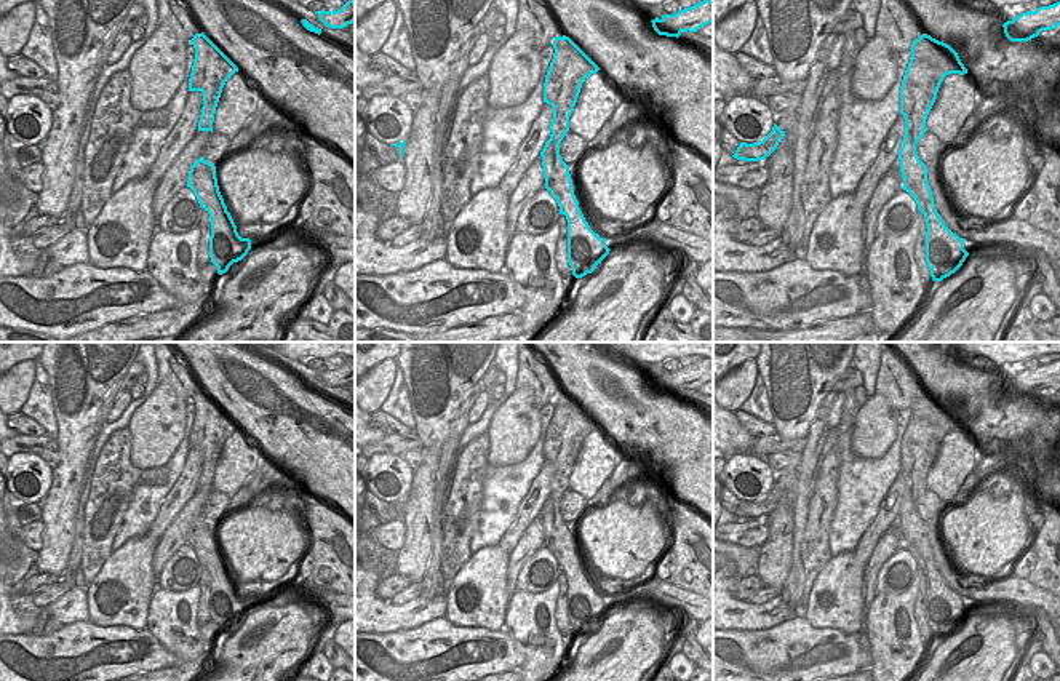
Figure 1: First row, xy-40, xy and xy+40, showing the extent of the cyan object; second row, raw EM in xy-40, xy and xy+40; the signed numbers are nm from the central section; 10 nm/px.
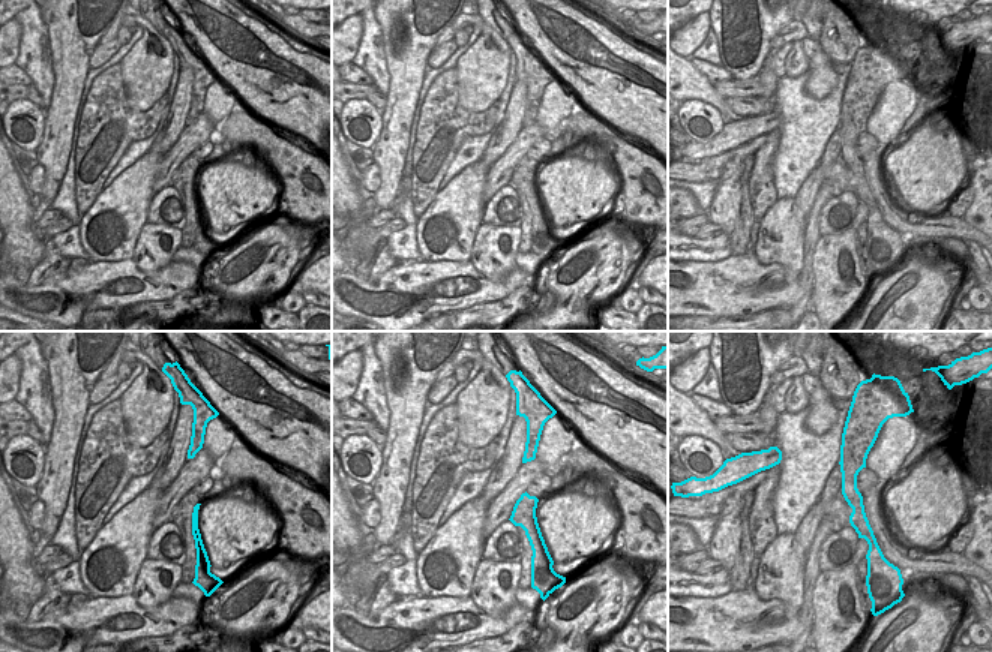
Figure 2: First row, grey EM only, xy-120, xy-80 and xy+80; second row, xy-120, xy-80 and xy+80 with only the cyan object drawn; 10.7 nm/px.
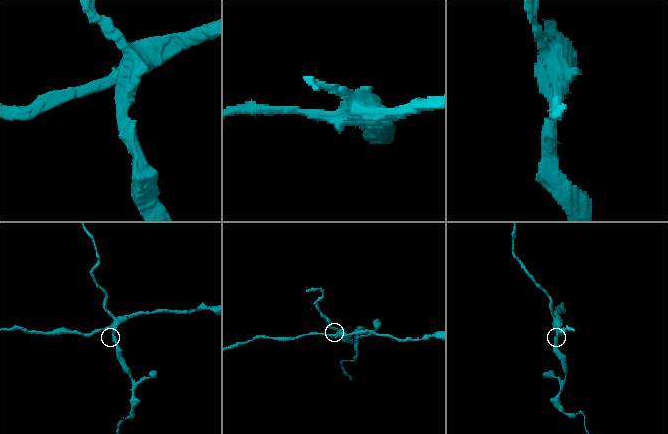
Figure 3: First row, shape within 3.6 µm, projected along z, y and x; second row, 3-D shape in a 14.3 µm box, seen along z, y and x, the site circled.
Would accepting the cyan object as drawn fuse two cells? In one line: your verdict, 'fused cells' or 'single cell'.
fused cells

